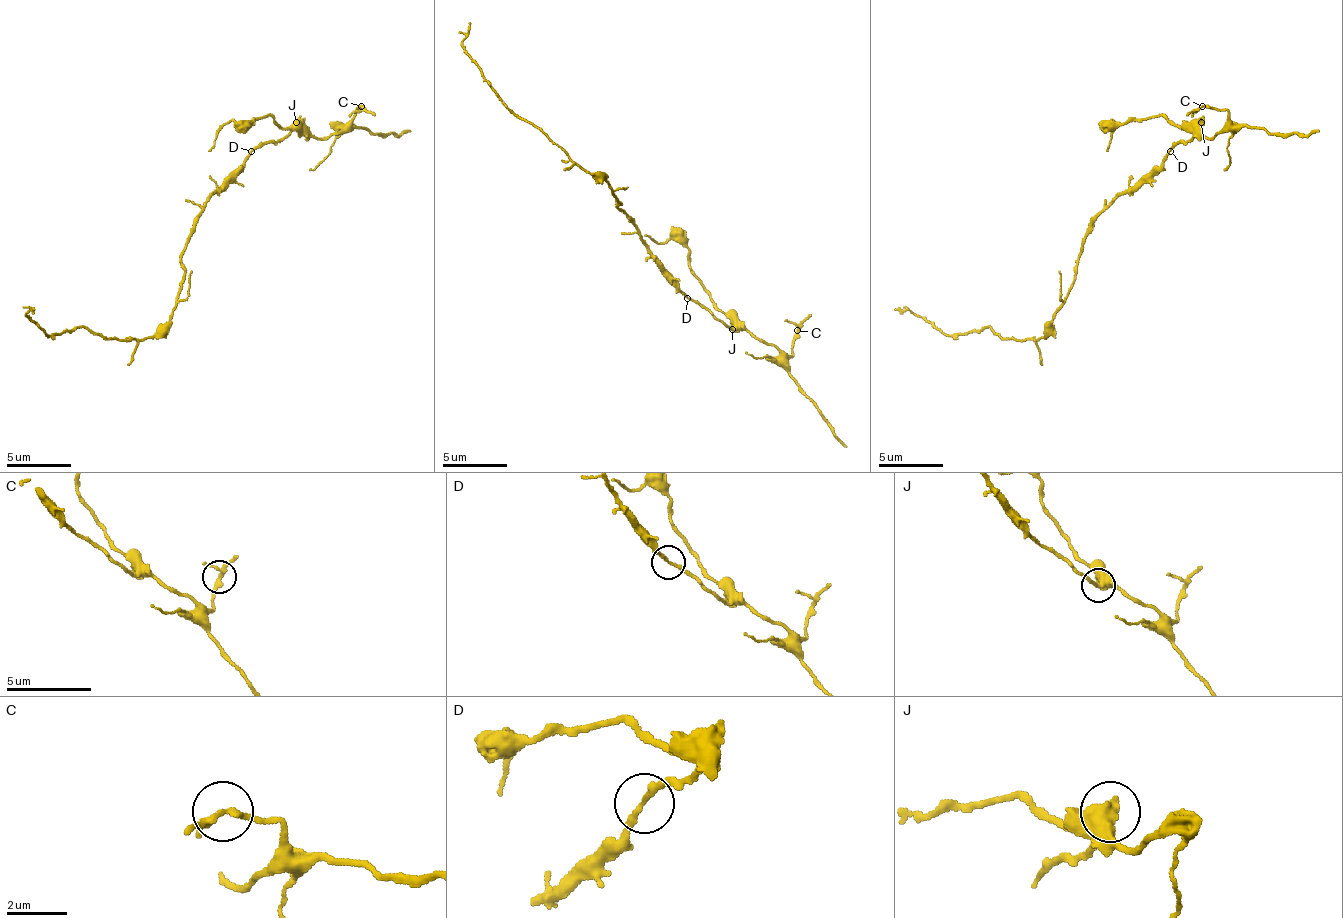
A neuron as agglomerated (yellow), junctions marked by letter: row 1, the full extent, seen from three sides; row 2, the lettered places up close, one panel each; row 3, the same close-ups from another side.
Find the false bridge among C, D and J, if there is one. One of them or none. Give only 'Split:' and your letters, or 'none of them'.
Split: none of them

